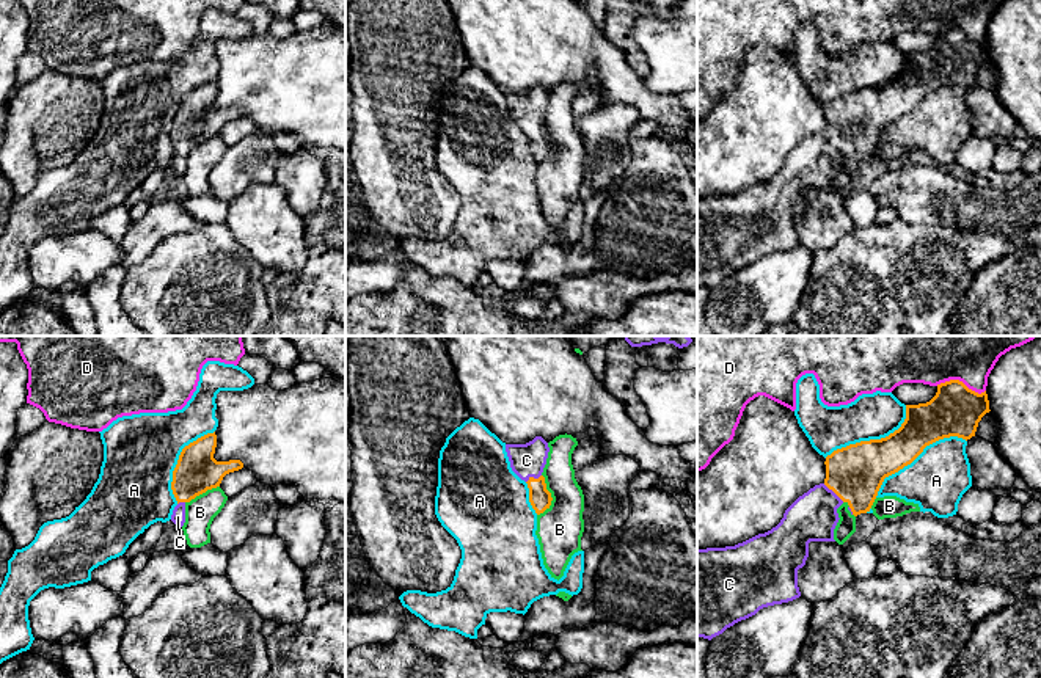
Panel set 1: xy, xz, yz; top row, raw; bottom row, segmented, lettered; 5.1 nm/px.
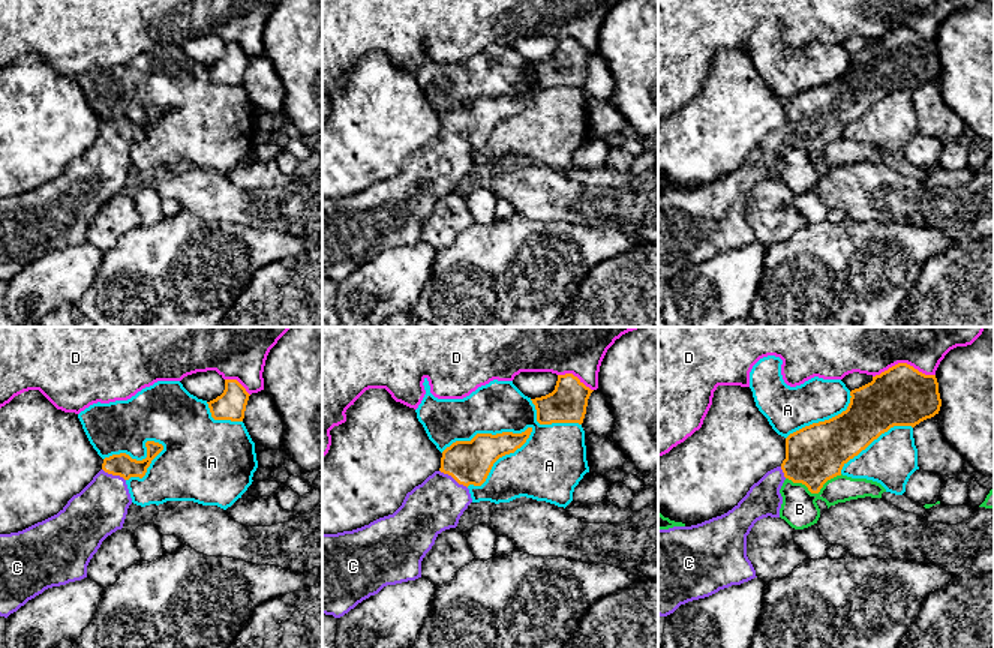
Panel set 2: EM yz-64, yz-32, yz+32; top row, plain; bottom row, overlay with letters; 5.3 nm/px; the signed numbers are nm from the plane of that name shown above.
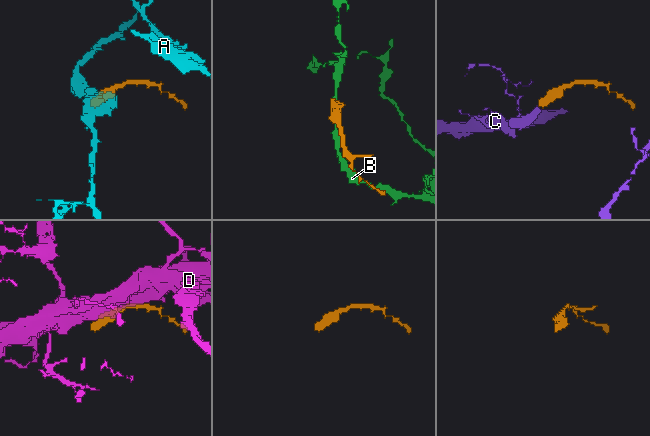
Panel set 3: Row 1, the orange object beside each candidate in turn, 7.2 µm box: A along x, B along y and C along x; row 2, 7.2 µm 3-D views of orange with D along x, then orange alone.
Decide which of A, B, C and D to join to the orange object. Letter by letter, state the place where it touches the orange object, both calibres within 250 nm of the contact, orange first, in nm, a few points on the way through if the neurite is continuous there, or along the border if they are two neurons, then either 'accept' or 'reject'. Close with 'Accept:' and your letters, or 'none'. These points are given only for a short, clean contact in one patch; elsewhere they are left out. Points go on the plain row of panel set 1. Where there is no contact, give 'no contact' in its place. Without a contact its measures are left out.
A: contact yz (916, 105); calibres 220 and 300 nm; reject
B: contact xz (550, 145); calibres 110 and 240 nm; border xz (542, 123), (551, 151), (537, 164); reject
C: contact yz (834, 140); calibres 280 and 240 nm; way yz (854, 121), (834, 140), (812, 165); accept
D: contact yz (961, 30); calibres 260 and 180 nm; reject
Accept: C

